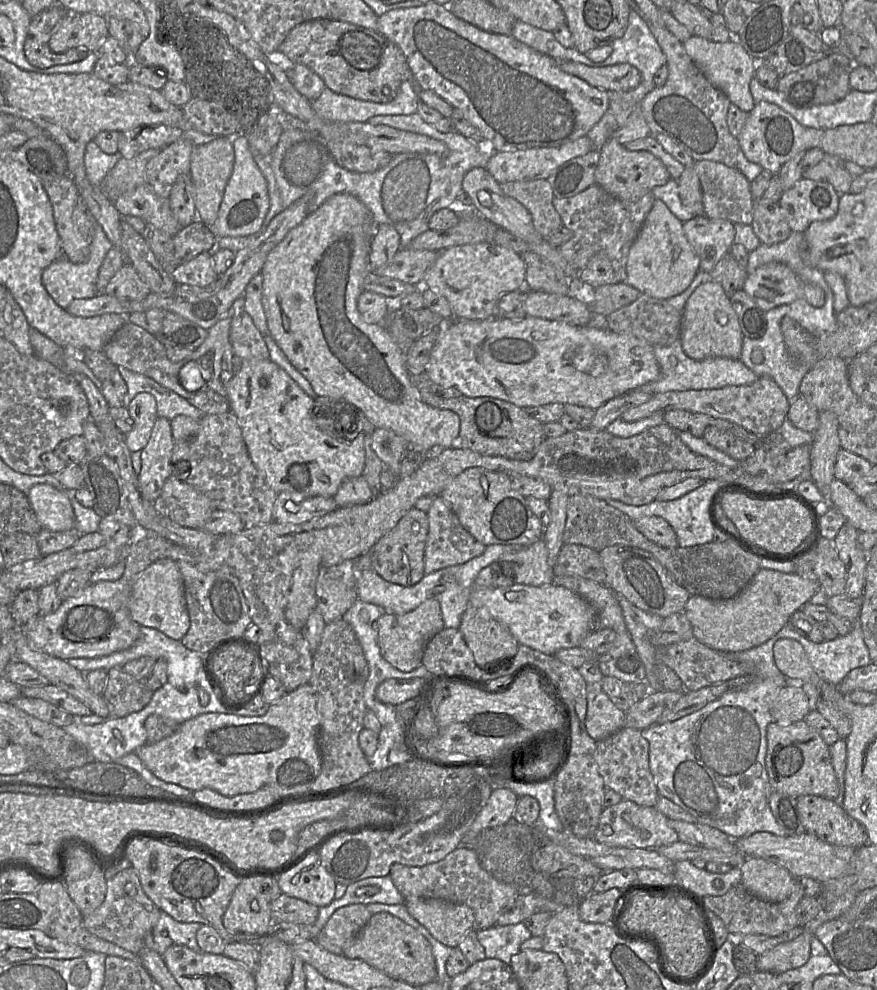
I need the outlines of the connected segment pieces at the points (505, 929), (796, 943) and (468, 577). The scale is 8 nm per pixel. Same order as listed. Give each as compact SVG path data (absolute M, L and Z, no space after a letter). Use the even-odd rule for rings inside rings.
M524 923L495 925L476 931L476 935L485 949L486 958L499 959L508 965L512 956L521 951L521 944L532 937Z
M804 930L800 936L793 940L780 943L759 955L757 971L779 974L803 966L811 956L813 937L815 937L813 932Z
M488 545L482 555L463 564L450 566L430 574L425 574L415 585L406 587L383 579L372 569L356 572L356 588L358 598L364 602L382 607L387 614L406 614L428 599L435 599L440 605L444 627L457 628L461 624L462 615L469 601L469 596L478 573L492 563L499 563L503 554L521 549L522 545Z

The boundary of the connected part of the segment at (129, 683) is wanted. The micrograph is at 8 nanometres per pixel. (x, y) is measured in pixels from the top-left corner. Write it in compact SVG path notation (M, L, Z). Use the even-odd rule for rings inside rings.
M122 667L108 670L102 694L111 718L123 718L142 710L151 700L153 692L142 682L127 674Z

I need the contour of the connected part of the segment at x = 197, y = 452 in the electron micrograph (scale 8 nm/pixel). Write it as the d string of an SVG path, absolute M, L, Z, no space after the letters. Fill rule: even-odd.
M230 410L204 415L193 437L175 443L171 475L207 496L215 510L238 514L246 528L265 525L273 520L276 493L266 484L250 459L237 418Z

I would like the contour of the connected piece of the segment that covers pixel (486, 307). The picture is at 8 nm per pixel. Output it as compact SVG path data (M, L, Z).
M493 243L454 246L441 251L425 274L421 286L445 297L455 320L487 320L498 301L525 286L526 268L521 255Z

